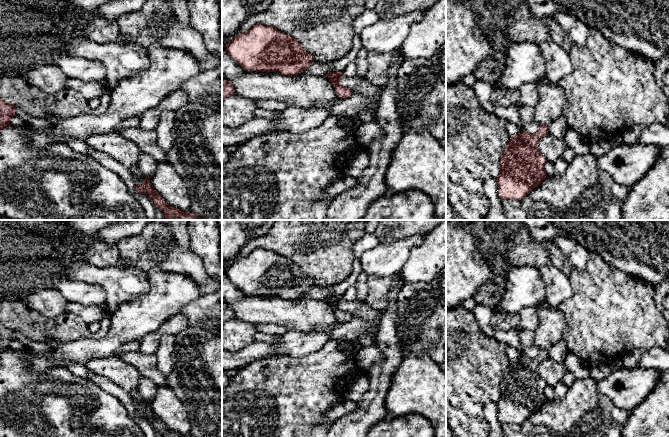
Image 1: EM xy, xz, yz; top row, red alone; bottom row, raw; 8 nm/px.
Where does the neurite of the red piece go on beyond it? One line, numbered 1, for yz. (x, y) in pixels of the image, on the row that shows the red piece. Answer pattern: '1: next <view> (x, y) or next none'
1: next none

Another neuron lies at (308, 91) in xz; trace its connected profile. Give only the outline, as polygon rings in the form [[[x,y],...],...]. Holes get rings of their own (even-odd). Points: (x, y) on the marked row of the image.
[[[222,45],[222,78],[234,87],[235,94],[255,102],[273,99],[297,102],[299,107],[312,108],[337,98],[335,89],[325,76],[286,76],[277,72],[245,71],[225,51]]]

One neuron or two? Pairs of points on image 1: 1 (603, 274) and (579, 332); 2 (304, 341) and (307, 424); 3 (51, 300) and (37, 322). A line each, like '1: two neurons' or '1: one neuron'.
1: one neuron
2: two neurons
3: two neurons

